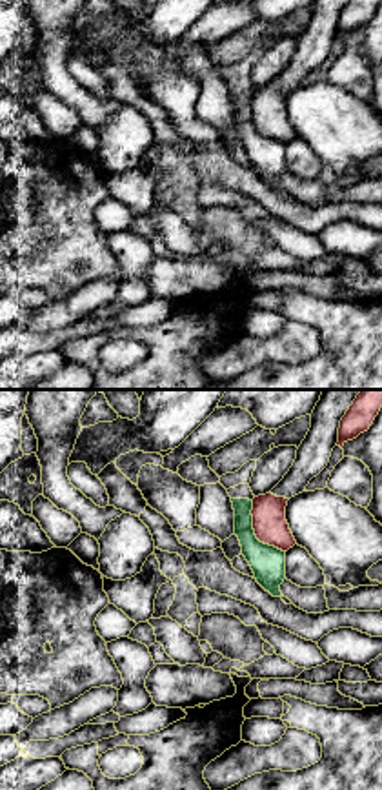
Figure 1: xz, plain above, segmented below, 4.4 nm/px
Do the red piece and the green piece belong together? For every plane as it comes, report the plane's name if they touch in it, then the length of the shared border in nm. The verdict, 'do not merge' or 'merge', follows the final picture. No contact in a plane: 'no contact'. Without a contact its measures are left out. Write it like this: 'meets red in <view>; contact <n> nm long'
meets red in xz; contact 280 nm long

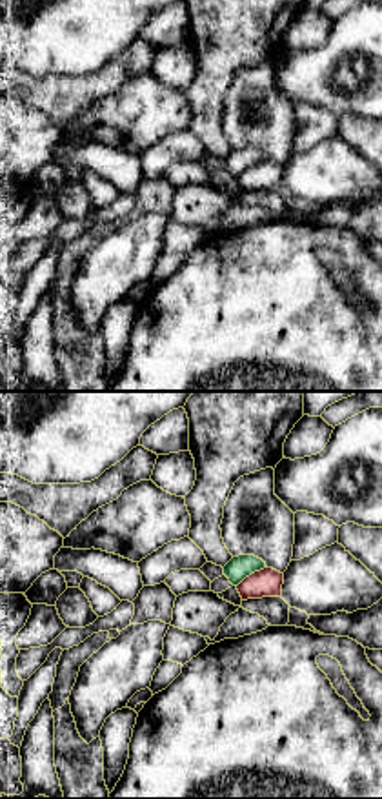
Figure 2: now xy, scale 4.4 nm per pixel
meets red in xy; contact 160 nm long

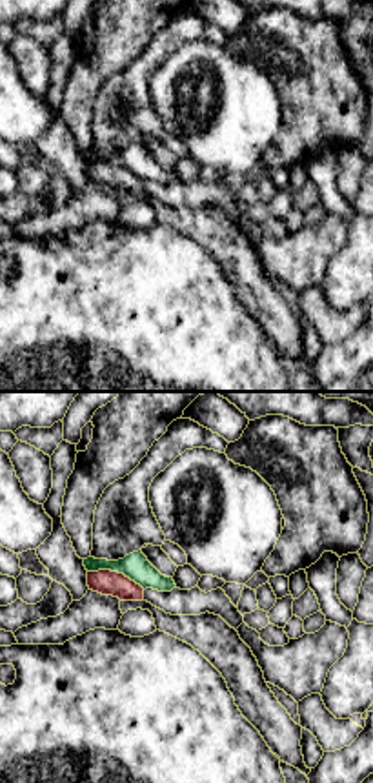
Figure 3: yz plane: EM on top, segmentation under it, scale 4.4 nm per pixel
meets red in yz; contact 260 nm long

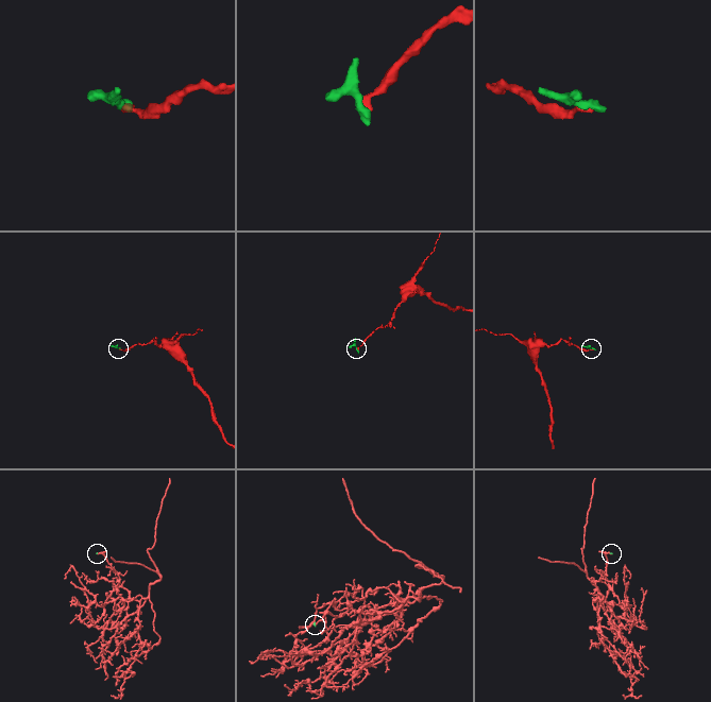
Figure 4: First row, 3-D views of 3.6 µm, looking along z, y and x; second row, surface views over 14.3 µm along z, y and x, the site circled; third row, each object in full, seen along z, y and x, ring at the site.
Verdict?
do not merge

